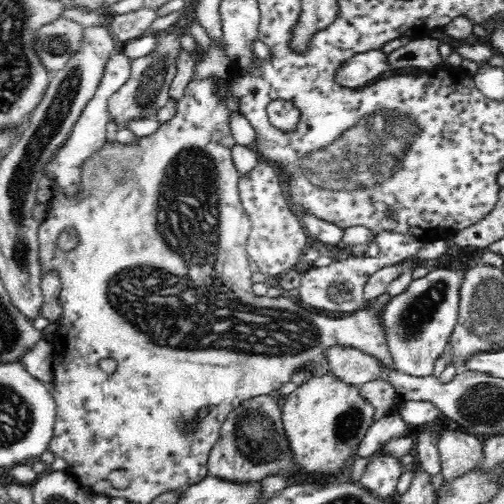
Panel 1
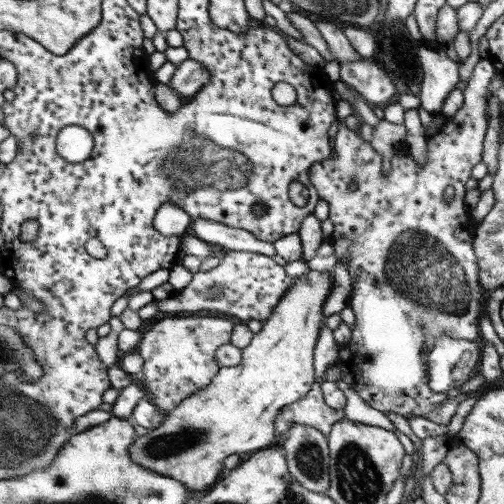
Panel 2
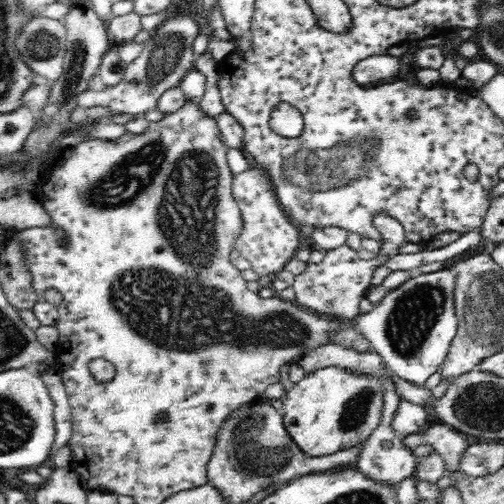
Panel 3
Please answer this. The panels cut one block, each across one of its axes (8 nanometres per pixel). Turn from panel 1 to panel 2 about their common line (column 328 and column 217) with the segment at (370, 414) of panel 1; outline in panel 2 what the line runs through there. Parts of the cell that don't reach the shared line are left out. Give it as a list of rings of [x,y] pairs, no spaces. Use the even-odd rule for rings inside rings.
[[[307,270],[303,276],[299,276],[293,282],[293,286],[285,290],[281,300],[273,308],[271,316],[263,322],[261,330],[253,334],[249,346],[241,350],[241,362],[237,366],[221,368],[207,386],[203,386],[189,398],[181,400],[171,412],[167,412],[161,426],[157,426],[155,430],[147,430],[147,434],[141,438],[133,436],[133,446],[127,448],[131,462],[145,470],[151,470],[153,474],[161,474],[181,482],[189,490],[189,494],[197,496],[207,492],[207,488],[215,484],[227,456],[253,452],[265,446],[275,446],[277,414],[285,406],[301,400],[317,382],[313,368],[313,346],[319,336],[319,330],[323,328],[321,312],[331,290],[333,276],[329,272]]]

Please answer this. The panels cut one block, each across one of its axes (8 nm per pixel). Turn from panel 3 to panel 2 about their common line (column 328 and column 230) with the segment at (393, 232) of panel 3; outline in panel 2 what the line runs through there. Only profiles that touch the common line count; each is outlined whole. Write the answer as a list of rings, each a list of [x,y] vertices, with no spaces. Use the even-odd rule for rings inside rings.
[[[225,252],[221,262],[207,270],[193,274],[193,280],[189,286],[185,286],[177,296],[155,300],[159,312],[197,312],[197,310],[209,310],[209,312],[223,312],[229,316],[235,316],[239,320],[261,320],[265,322],[281,296],[287,288],[293,286],[295,280],[285,276],[283,266],[277,266],[269,256],[255,254],[255,252]]]

